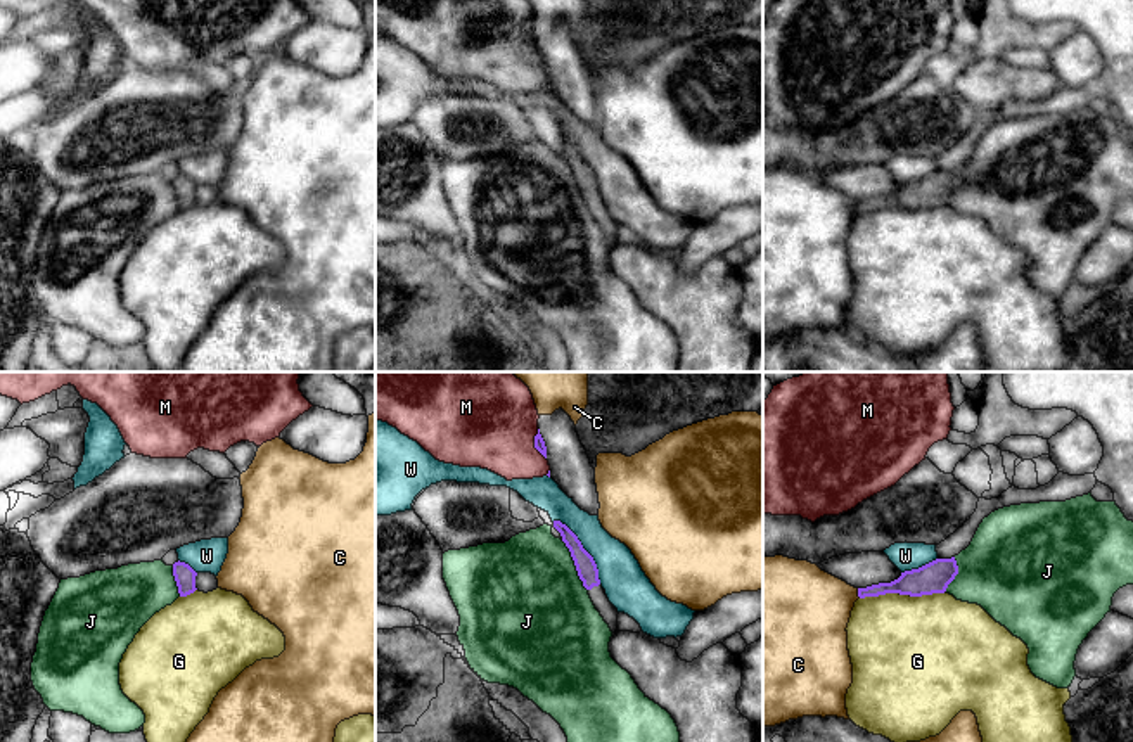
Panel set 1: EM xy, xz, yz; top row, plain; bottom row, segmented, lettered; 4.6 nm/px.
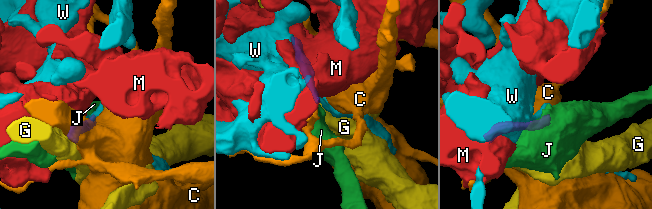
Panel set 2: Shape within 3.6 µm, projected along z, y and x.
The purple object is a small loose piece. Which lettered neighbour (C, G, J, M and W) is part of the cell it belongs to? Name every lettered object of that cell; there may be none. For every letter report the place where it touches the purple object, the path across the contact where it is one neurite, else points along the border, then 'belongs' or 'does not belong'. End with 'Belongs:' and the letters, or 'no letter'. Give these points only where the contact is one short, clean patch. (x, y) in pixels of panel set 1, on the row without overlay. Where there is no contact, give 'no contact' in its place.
C: meets purple in yz at (858, 206); does not belong
G: meets purple in yz at (902, 206); does not belong
J: meets purple in xz at (575, 177); does not belong
M: meets purple in xz at (535, 57); border along xz (537, 42), (535, 61), (545, 71); does not belong
W: meets purple in xz at (583, 161); does not belong
Belongs: no letter

